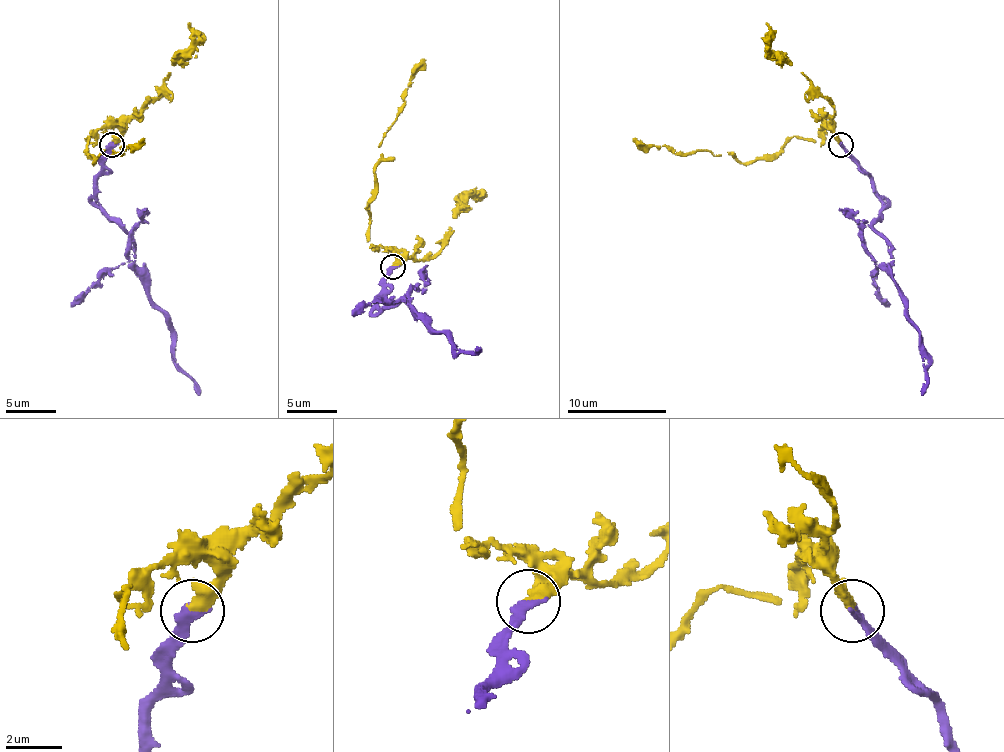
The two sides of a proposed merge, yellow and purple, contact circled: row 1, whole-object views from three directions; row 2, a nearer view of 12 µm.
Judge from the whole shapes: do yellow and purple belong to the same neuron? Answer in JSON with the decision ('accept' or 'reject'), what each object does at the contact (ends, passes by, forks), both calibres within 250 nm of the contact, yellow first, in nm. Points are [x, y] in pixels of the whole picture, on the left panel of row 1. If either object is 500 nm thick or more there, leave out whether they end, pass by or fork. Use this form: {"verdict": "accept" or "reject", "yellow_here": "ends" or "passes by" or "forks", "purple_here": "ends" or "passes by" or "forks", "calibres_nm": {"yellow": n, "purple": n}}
{"verdict": "accept", "yellow_here": "ends", "purple_here": "ends", "calibres_nm": {"yellow": 400, "purple": 340}}

